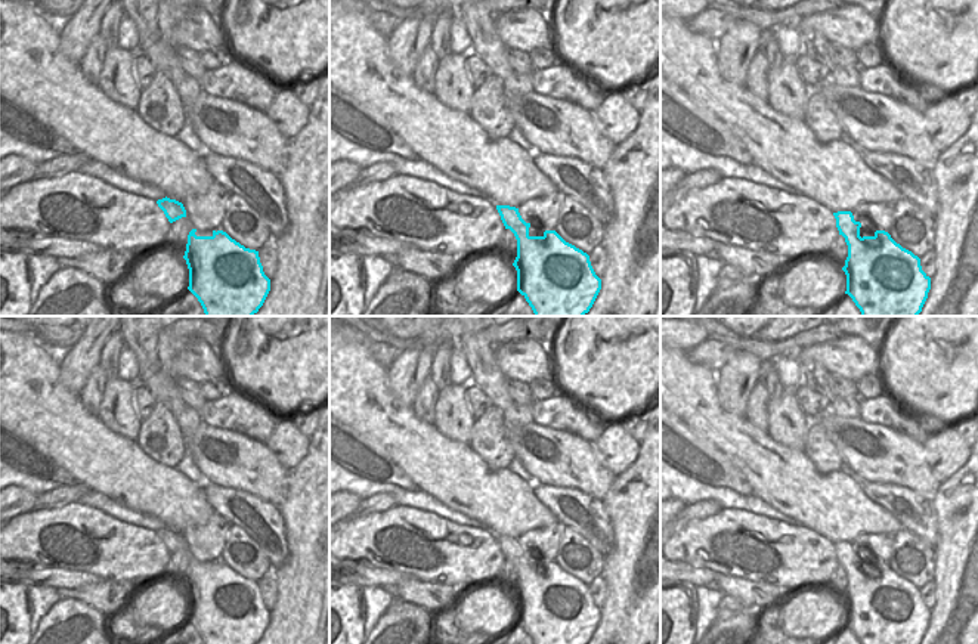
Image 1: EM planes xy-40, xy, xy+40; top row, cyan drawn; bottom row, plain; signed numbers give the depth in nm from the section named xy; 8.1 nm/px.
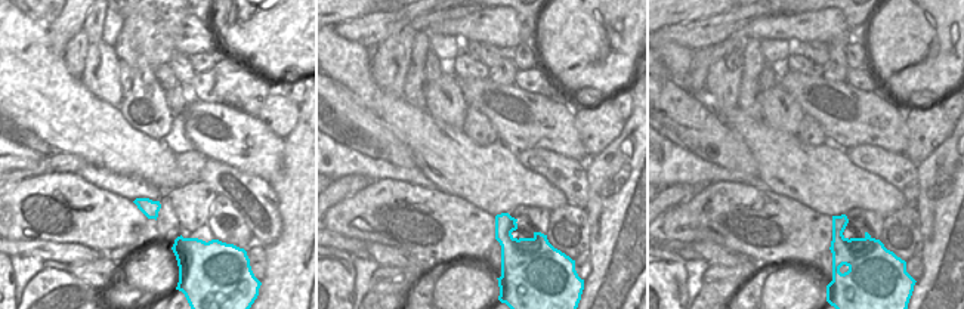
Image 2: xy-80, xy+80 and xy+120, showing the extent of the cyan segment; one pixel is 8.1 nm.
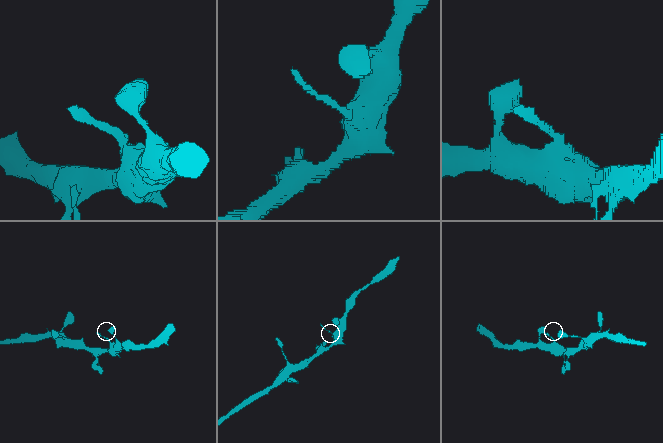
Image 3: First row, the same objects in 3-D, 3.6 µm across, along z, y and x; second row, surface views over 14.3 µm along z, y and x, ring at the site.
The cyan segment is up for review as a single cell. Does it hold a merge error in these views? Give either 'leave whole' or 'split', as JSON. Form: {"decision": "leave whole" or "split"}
{"decision": "leave whole"}

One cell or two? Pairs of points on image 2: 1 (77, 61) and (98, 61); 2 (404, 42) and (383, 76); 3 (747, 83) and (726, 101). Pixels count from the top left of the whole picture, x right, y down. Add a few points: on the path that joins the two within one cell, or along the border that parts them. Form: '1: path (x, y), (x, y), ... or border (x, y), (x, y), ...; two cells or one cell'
1: border (90, 43), (80, 77); two cells
2: path (395, 51), (389, 67); one cell
3: border (742, 76), (738, 85), (737, 107); two cells

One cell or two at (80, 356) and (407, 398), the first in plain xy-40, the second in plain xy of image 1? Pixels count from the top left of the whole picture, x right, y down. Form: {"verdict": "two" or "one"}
{"verdict": "one"}

